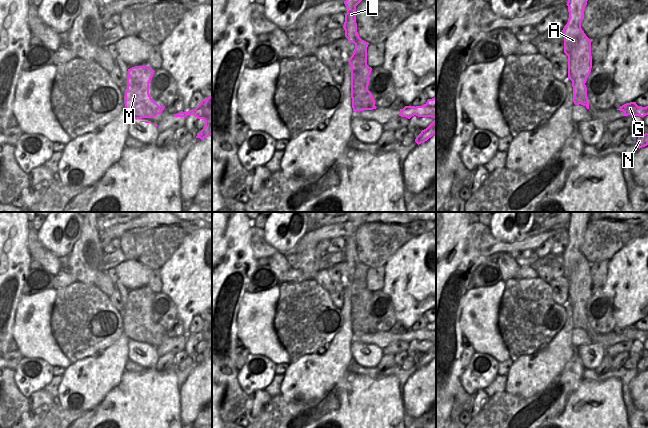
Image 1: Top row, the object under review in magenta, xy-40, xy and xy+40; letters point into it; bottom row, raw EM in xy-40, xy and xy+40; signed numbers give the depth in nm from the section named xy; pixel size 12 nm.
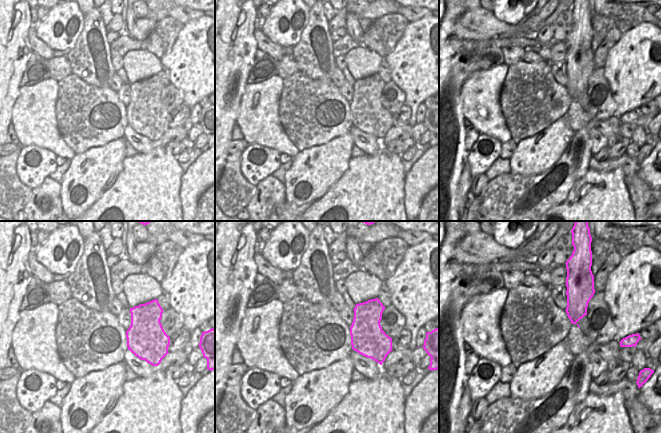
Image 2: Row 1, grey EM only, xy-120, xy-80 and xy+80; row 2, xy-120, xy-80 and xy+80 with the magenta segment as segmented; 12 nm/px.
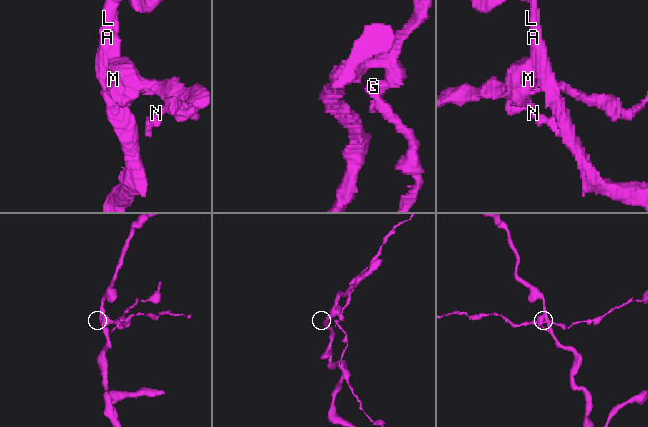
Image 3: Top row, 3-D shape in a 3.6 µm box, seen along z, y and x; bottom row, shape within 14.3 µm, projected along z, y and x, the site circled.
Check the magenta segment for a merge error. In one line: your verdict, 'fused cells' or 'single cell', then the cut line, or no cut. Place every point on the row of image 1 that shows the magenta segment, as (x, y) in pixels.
fused cells; cut in xy along (366, 64), (352, 74), (351, 87)

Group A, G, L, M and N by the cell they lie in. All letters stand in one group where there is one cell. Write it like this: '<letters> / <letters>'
A L / G M N

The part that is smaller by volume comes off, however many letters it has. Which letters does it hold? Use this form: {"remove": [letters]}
{"remove": ["G", "M", "N"]}

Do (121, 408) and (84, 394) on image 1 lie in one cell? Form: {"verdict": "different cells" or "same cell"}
{"verdict": "different cells"}

